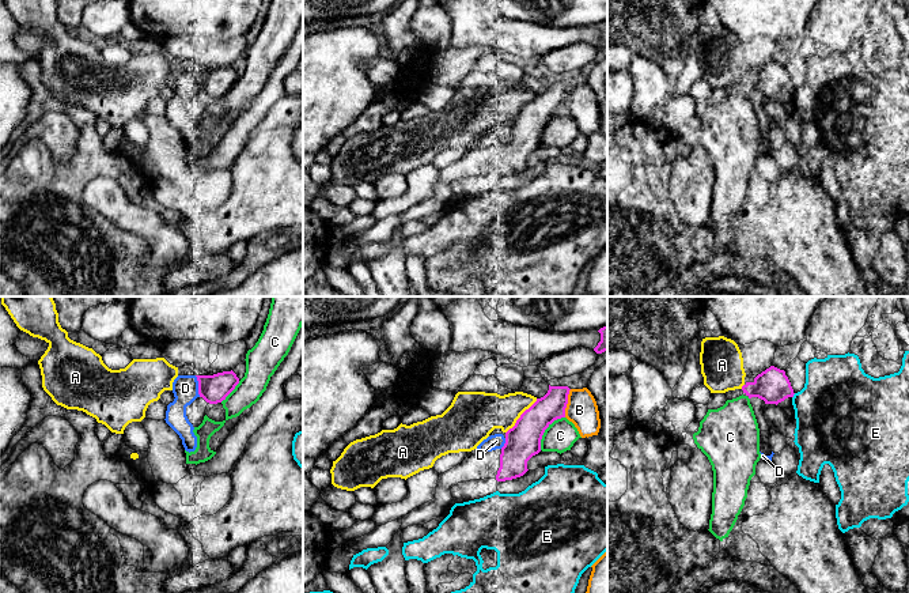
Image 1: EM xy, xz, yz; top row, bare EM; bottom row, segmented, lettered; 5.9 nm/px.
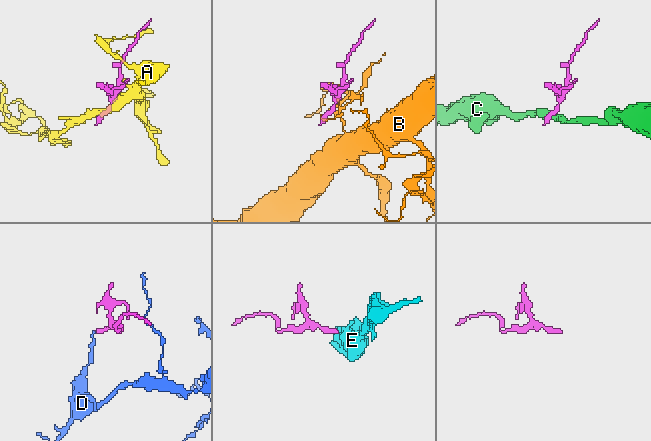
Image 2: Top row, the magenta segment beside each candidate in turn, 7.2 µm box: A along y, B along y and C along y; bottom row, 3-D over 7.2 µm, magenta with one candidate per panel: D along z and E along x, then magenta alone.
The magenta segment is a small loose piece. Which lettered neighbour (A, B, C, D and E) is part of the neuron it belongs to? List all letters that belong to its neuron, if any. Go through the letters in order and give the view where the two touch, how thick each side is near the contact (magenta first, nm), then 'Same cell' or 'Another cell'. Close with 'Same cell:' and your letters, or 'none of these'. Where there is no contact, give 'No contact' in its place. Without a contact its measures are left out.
A: Touches magenta in xz. Thickness 200 nm (magenta) against 260 nm. Another cell
B: Touches magenta in xz. Thickness 170 nm (magenta) against 190 nm. Another cell
C: Touches magenta in xz. Thickness 200 nm (magenta) against 180 nm. Another cell
D: Touches magenta in xy. Thickness 170 nm (magenta) against 160 nm. Another cell
E: Touches magenta in yz. Thickness 200 nm (magenta) against 440 nm. Another cell
Same cell: none of these

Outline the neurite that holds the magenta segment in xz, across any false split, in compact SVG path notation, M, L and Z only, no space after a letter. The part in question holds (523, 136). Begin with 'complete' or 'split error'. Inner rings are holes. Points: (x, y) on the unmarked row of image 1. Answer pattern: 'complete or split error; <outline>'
split error; M549 80L548 88L537 94L505 128L501 144L492 147L474 144L461 159L439 170L435 193L402 214L401 223L386 241L389 250L367 264L380 296L416 296L406 276L402 226L432 215L442 218L455 200L451 184L458 178L484 174L505 177L523 171L529 166L527 156L541 147L545 125L554 116L565 113L569 86L568 82Z

